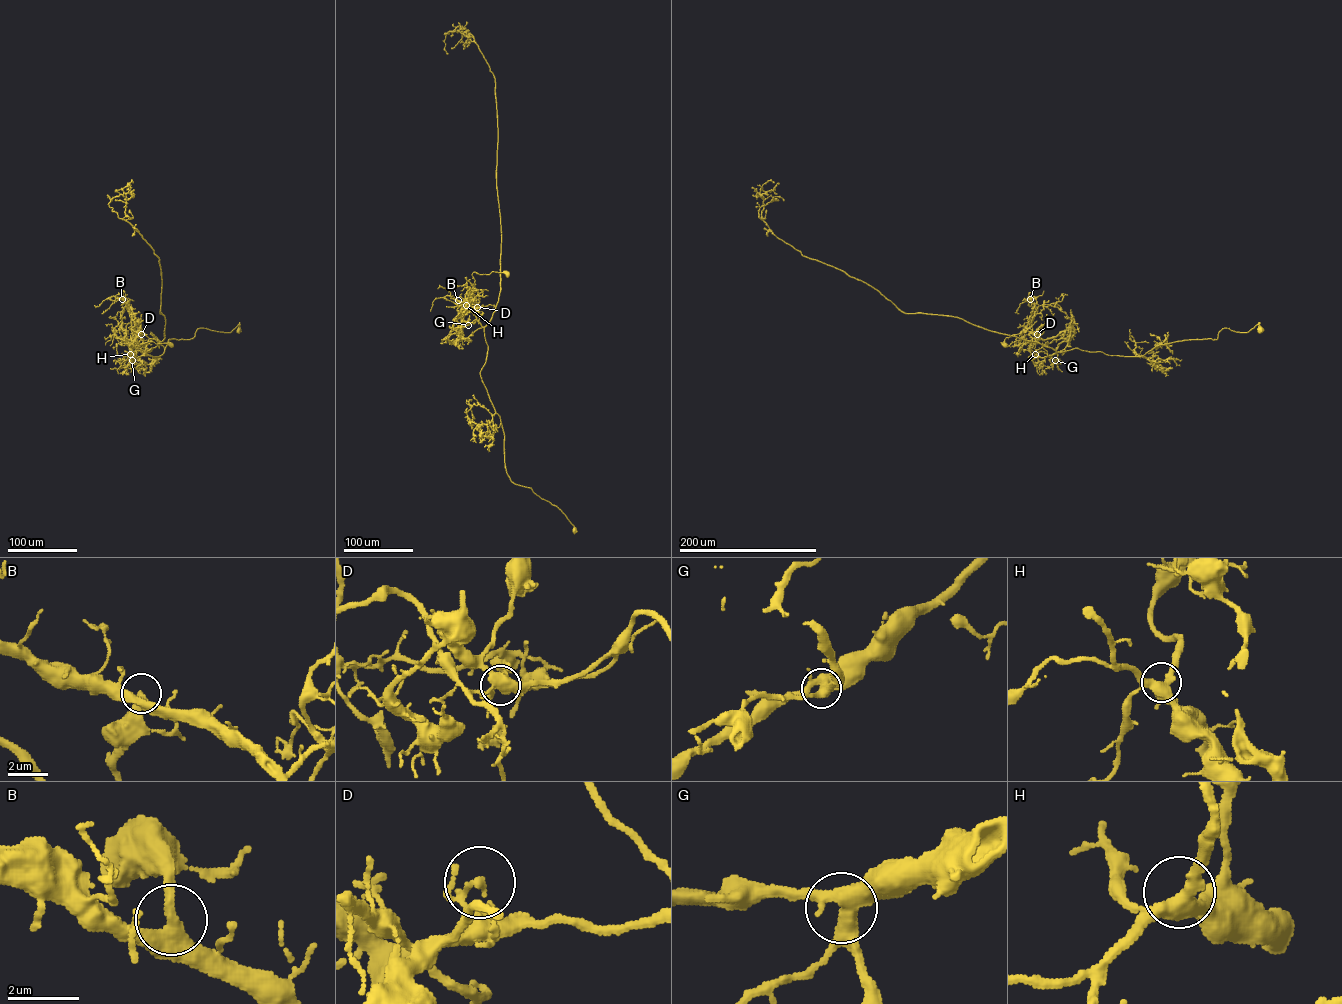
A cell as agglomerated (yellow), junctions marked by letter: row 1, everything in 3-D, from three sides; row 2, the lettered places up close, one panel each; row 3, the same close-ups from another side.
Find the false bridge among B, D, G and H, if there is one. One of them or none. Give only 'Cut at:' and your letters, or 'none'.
Cut at: D

